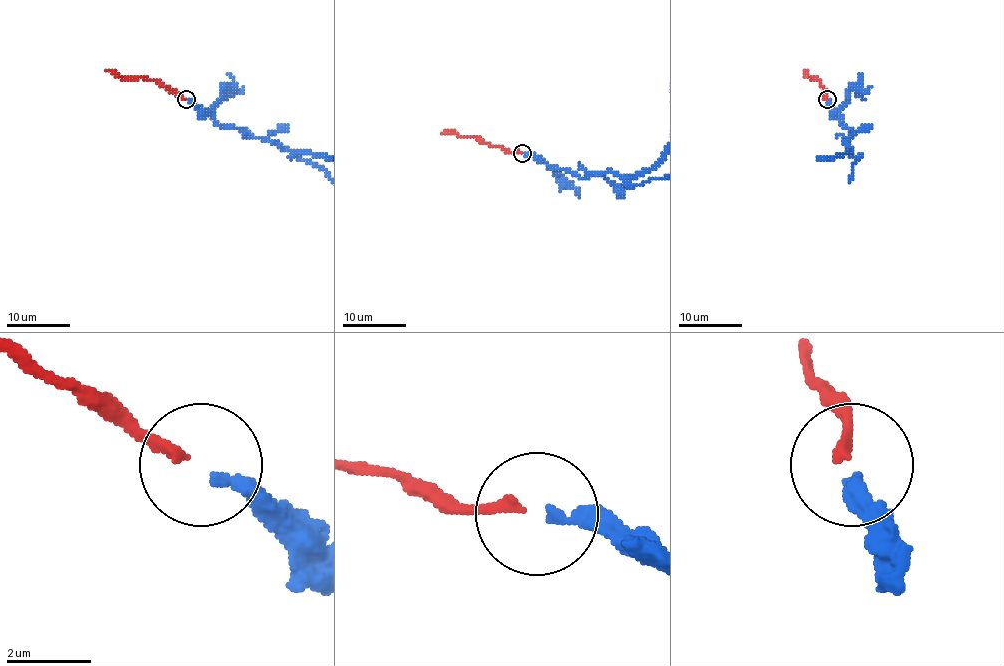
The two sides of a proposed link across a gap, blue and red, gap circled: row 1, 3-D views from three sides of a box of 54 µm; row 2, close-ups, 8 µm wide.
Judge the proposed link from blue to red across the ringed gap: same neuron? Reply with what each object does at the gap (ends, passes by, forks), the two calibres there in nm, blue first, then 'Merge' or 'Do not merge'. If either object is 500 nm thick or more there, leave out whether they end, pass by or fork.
At the ring blue ends. At the ring red ends. Thickness 260 nm (blue) against 240 nm. Merge

